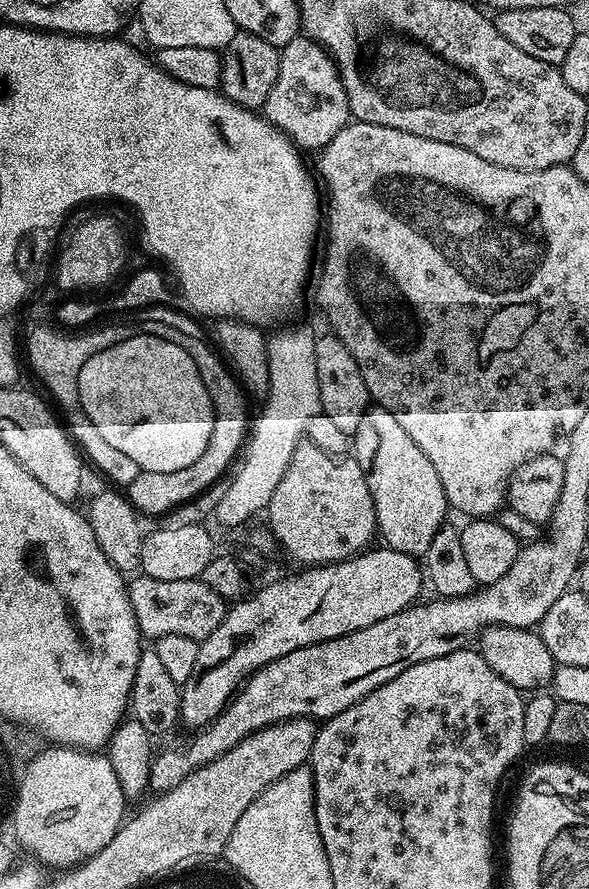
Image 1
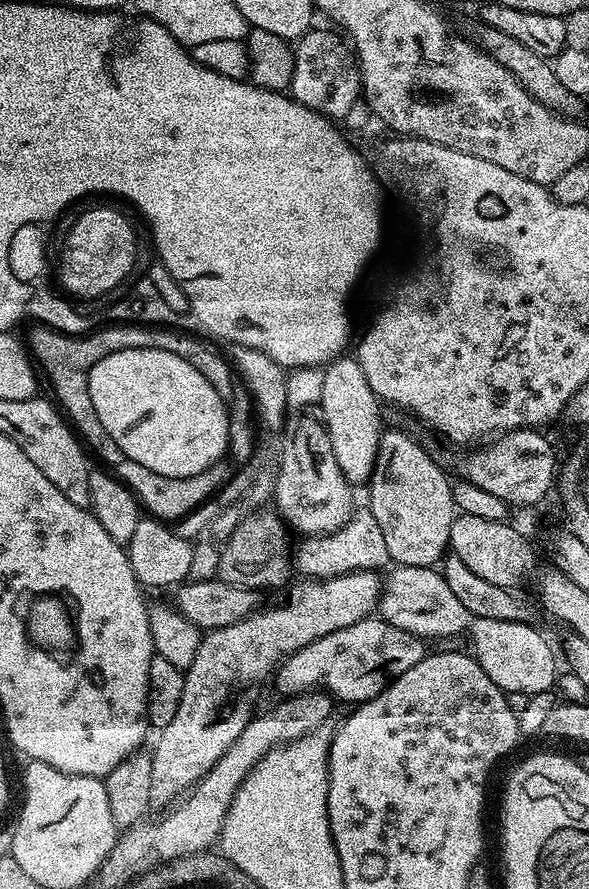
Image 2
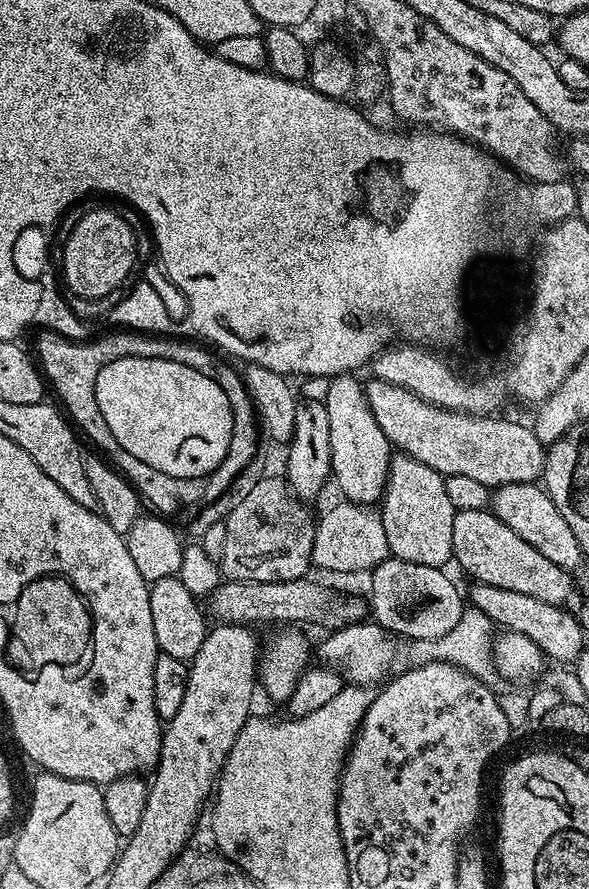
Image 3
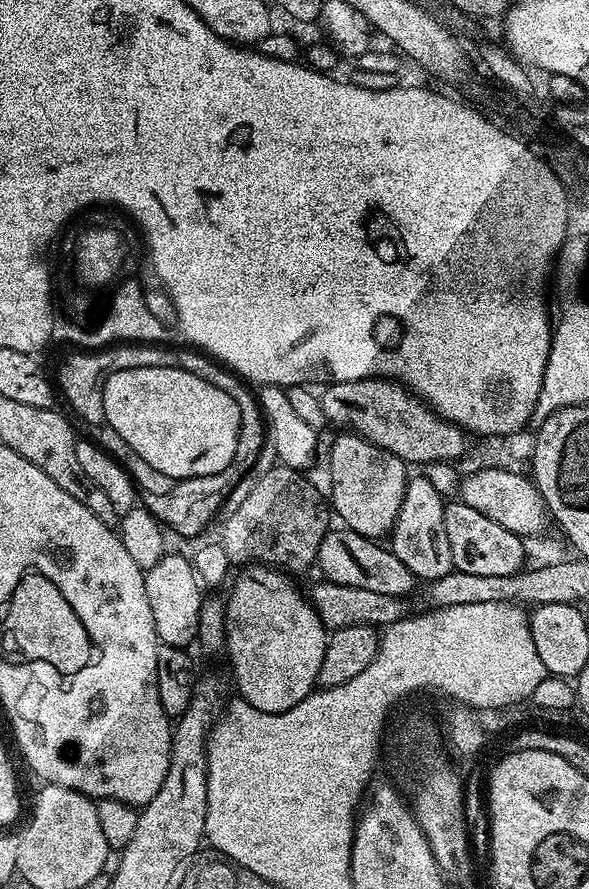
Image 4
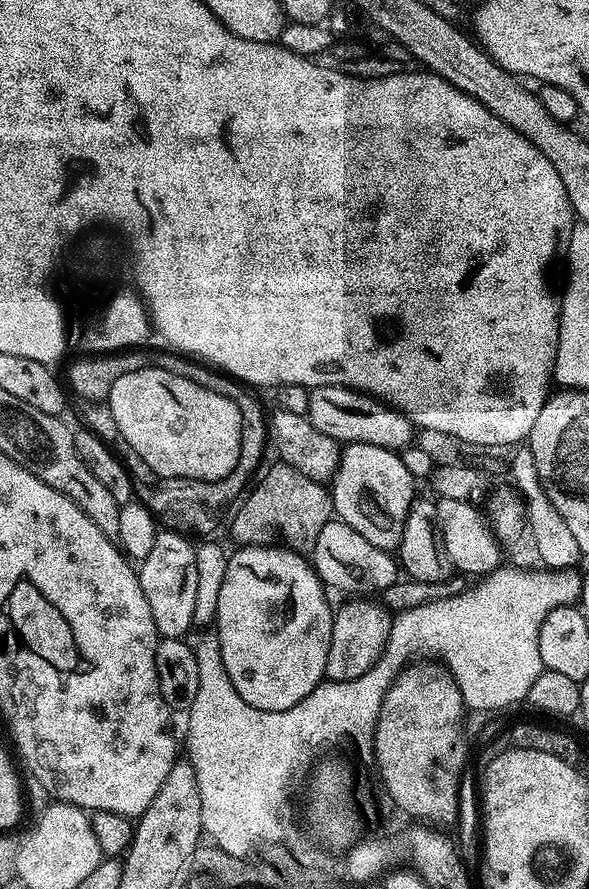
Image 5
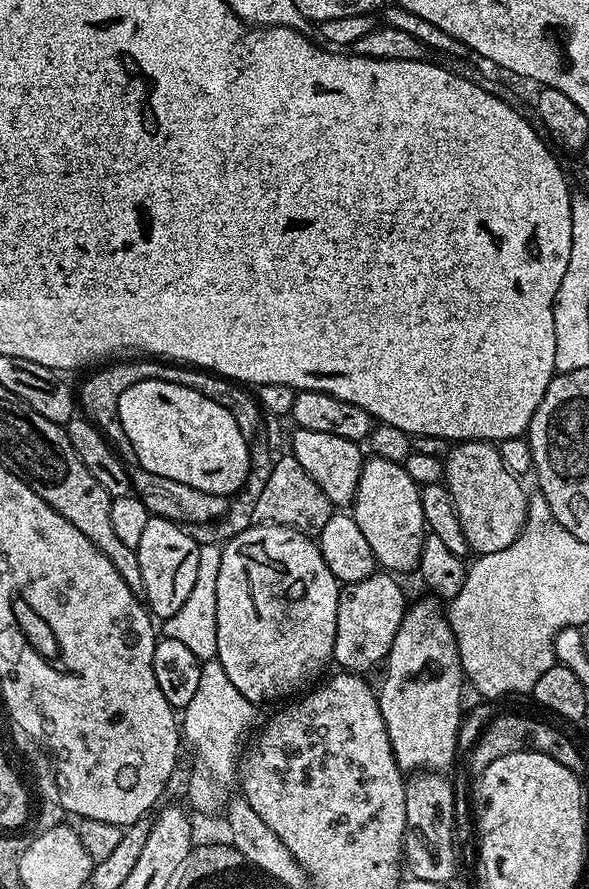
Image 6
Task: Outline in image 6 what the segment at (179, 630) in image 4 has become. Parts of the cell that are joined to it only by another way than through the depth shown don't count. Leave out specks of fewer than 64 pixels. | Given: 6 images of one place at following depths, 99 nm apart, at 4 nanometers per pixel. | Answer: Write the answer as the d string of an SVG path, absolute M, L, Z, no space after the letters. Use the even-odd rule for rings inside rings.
M149 515L142 538L135 549L138 570L142 570L142 596L157 621L166 621L182 610L182 602L186 602L194 587L194 577L198 575L199 548L200 545L190 532L179 523Z

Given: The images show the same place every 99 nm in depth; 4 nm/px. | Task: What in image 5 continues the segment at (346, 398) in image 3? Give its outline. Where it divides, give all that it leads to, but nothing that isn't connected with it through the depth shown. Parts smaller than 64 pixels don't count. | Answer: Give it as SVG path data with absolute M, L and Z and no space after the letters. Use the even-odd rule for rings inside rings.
M346 444L340 453L340 465L330 482L333 513L346 526L354 526L370 546L395 553L402 542L406 518L412 501L417 499L418 480L402 464L391 448L369 444Z

